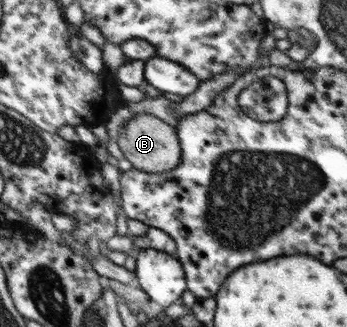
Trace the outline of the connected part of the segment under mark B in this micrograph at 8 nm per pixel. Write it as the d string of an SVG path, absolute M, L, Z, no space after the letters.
M135 115L120 129L117 143L125 158L138 171L150 174L171 171L181 161L182 149L176 128L154 115Z

